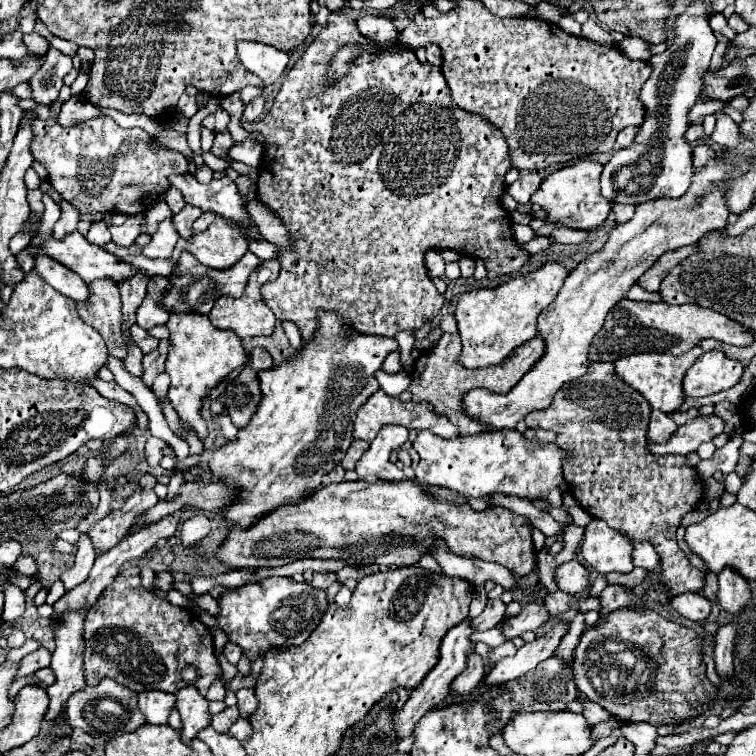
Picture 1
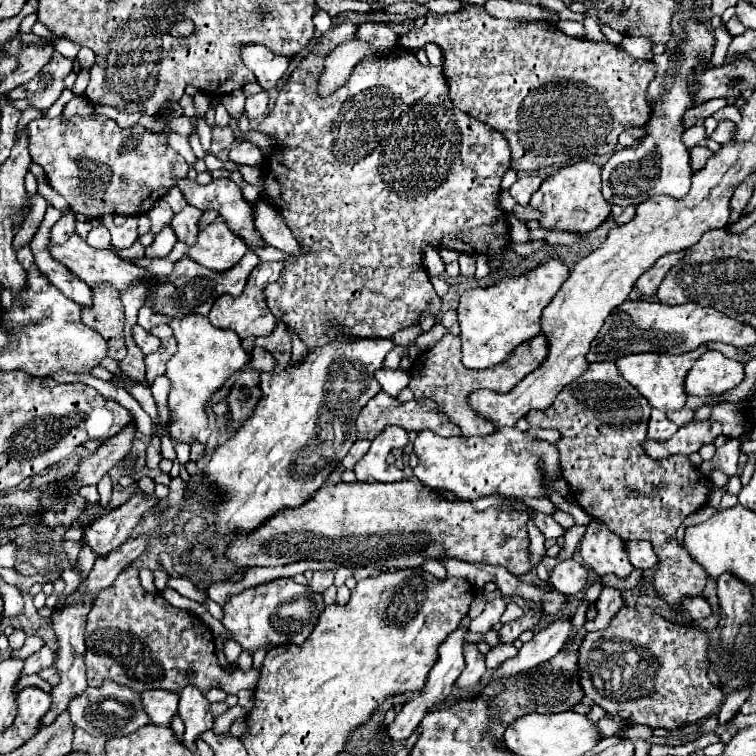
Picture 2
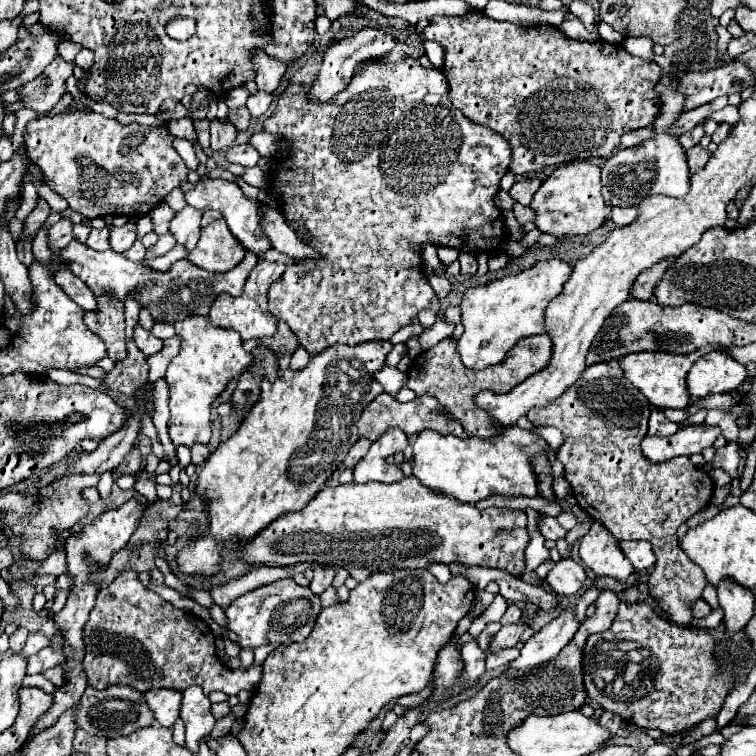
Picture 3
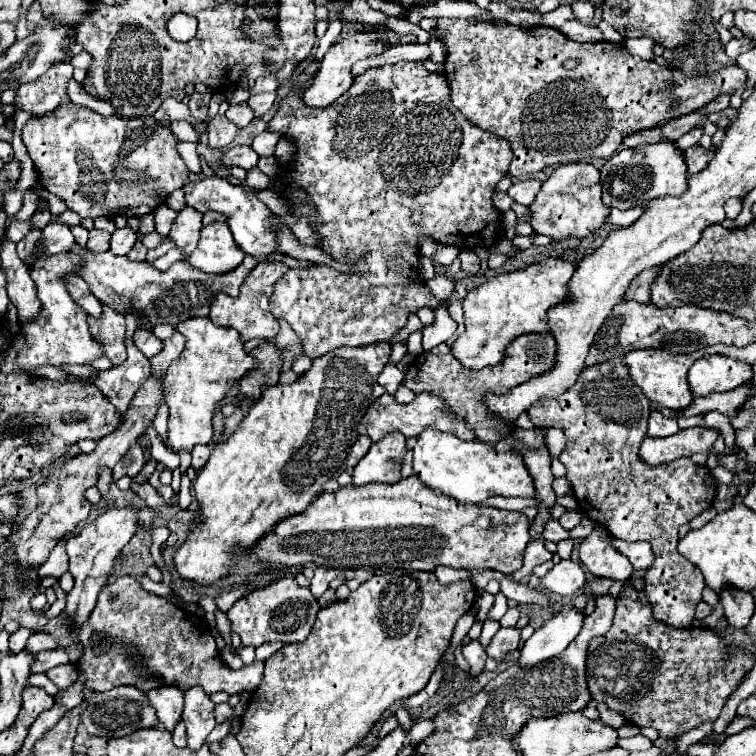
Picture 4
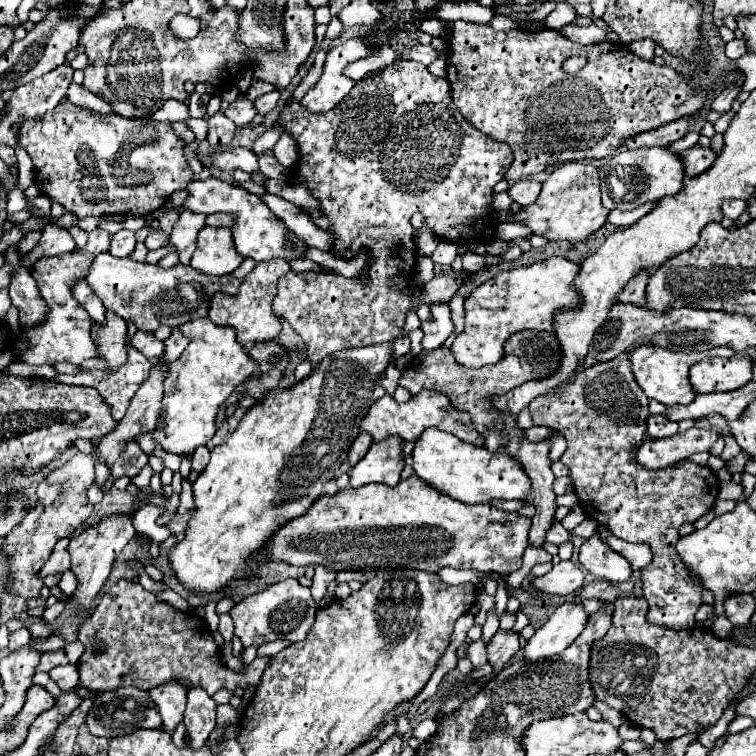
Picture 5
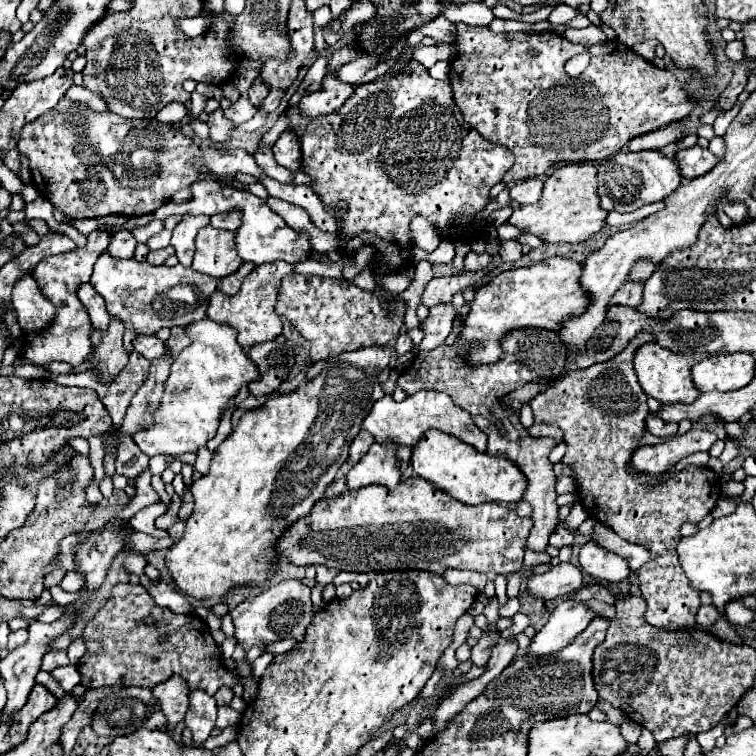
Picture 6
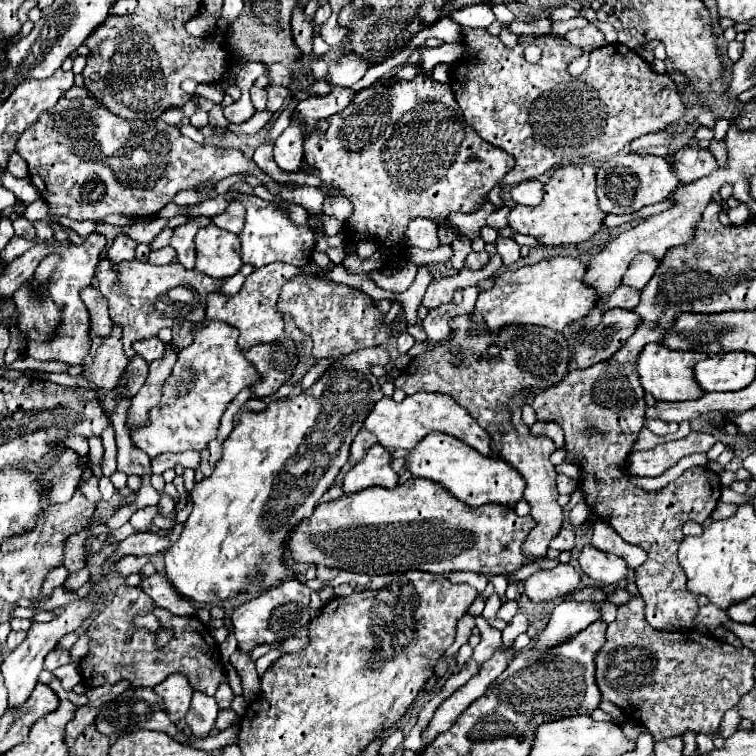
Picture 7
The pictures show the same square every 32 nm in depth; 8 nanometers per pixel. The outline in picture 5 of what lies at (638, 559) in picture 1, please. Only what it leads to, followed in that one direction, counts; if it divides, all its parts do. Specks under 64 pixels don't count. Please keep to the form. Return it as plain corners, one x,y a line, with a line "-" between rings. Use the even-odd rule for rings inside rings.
598,526
598,528
600,528
600,534
602,534
602,540
612,550
622,554
632,564
632,570
642,570
652,562
652,550
648,548
648,544
630,544
630,542
624,542
624,540
612,536
608,532
608,528
604,528
604,526

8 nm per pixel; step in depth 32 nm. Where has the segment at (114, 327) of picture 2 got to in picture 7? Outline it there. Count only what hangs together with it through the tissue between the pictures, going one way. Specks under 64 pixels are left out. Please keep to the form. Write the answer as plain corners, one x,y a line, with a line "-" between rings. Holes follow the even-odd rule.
112,324
108,340
100,340
100,336
92,338
90,354
84,360
84,376
96,386
112,390
118,384
126,364
128,356
122,350
122,328

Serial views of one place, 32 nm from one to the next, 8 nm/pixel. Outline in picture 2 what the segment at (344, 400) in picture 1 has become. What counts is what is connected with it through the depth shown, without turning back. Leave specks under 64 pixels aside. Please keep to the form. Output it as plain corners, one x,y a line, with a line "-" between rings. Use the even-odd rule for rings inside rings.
330,340
320,348
308,348
302,362
290,364
280,372
262,372
262,398
254,414
242,428
222,446
218,446
204,468
204,476
224,492
224,500
216,506
216,530
224,534
252,532
264,520
282,508
298,508
322,484
324,478
340,464
356,442
356,418
362,406
380,392
374,372
382,368
386,354
396,344
392,340

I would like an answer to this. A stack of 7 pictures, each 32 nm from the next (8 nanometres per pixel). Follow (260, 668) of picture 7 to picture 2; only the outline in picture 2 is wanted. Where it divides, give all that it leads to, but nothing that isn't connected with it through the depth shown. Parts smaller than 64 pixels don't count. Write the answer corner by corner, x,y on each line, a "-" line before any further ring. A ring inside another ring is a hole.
126,568
120,572
120,576
114,580
112,586
104,588
92,606
92,612
86,620
86,676
88,686
100,686
104,680
114,680
116,684
124,684
136,692
146,690
168,690
168,692
180,692
188,684
200,688
202,694
206,694
212,686
224,688
228,694
238,694
242,688
256,688
258,672
250,670
248,674
236,670
234,674
226,674
224,668
218,664
218,658
214,656
214,634
212,630
192,612
174,608
170,602
156,594
146,591
140,583
139,570
-
192,670
194,678
188,680
186,672

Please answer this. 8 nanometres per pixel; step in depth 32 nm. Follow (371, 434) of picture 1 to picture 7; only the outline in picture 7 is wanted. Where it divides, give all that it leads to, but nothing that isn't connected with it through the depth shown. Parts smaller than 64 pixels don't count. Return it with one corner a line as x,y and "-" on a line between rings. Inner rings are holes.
416,392
412,396
406,396
400,404
396,404
392,398
384,396
376,402
372,412
368,414
368,420
364,422
364,428
372,432
382,446
388,448
414,448
418,440
422,440
428,432
438,430
444,434
450,434
464,444
472,446
484,456
494,456
490,452
490,438
488,434
474,422
474,418
458,406
448,394
436,394
436,392

